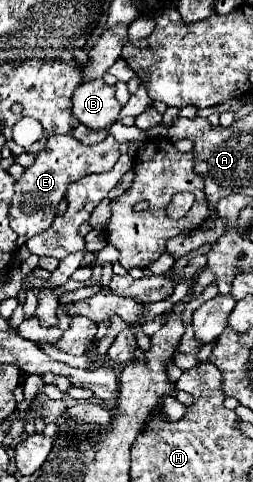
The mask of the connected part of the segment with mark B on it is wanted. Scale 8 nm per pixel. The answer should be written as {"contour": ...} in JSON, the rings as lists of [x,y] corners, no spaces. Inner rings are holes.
{"contour":[[[90,79],[80,83],[72,93],[72,115],[88,129],[108,129],[122,109],[114,93],[116,93],[116,87],[106,85],[102,79]]]}

